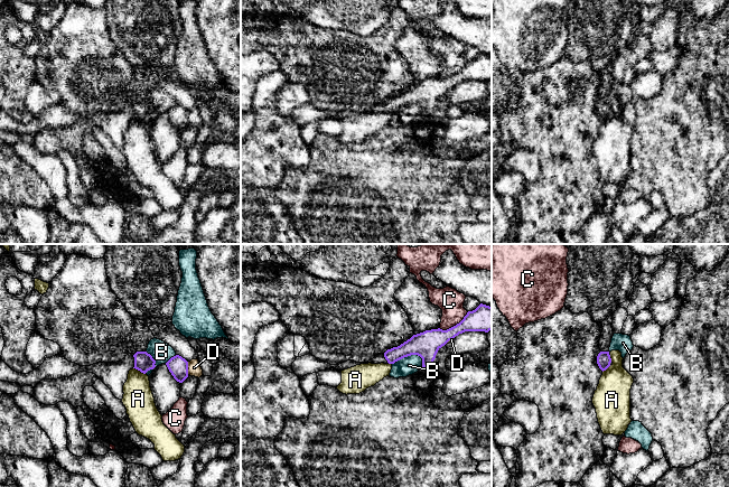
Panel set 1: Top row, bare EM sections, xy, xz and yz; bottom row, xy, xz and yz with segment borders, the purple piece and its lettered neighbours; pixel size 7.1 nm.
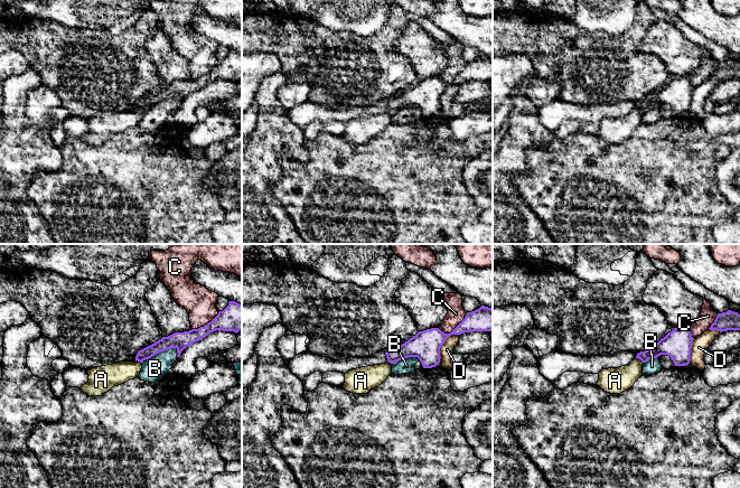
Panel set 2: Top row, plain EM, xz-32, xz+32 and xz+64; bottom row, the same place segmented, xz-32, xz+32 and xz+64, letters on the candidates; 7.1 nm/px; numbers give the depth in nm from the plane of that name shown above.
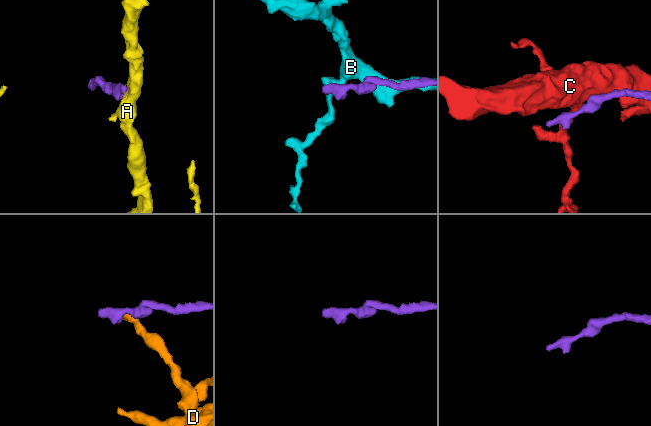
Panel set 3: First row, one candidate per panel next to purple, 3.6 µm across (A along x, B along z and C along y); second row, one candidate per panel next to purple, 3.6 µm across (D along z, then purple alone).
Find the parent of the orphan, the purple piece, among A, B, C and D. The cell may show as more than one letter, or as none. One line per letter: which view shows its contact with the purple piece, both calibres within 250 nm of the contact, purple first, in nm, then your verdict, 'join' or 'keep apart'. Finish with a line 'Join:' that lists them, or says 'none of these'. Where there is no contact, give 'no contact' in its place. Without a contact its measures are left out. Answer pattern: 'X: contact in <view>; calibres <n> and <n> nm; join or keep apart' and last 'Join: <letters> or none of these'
A: contact in xy; calibres 140 and 220 nm; keep apart
B: contact in xz; calibres 190 and 130 nm; keep apart
C: contact in xz; calibres 190 and 180 nm; keep apart
D: contact in xy; calibres 140 and 100 nm; keep apart
Join: none of these

